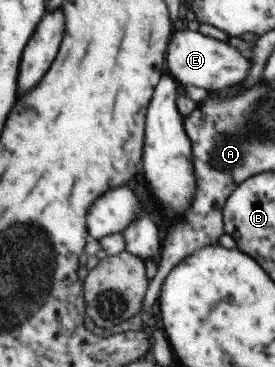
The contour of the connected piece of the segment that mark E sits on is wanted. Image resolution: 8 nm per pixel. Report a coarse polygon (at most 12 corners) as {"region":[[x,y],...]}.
{"region":[[178,30],[165,54],[179,84],[209,93],[242,84],[250,59]]}

